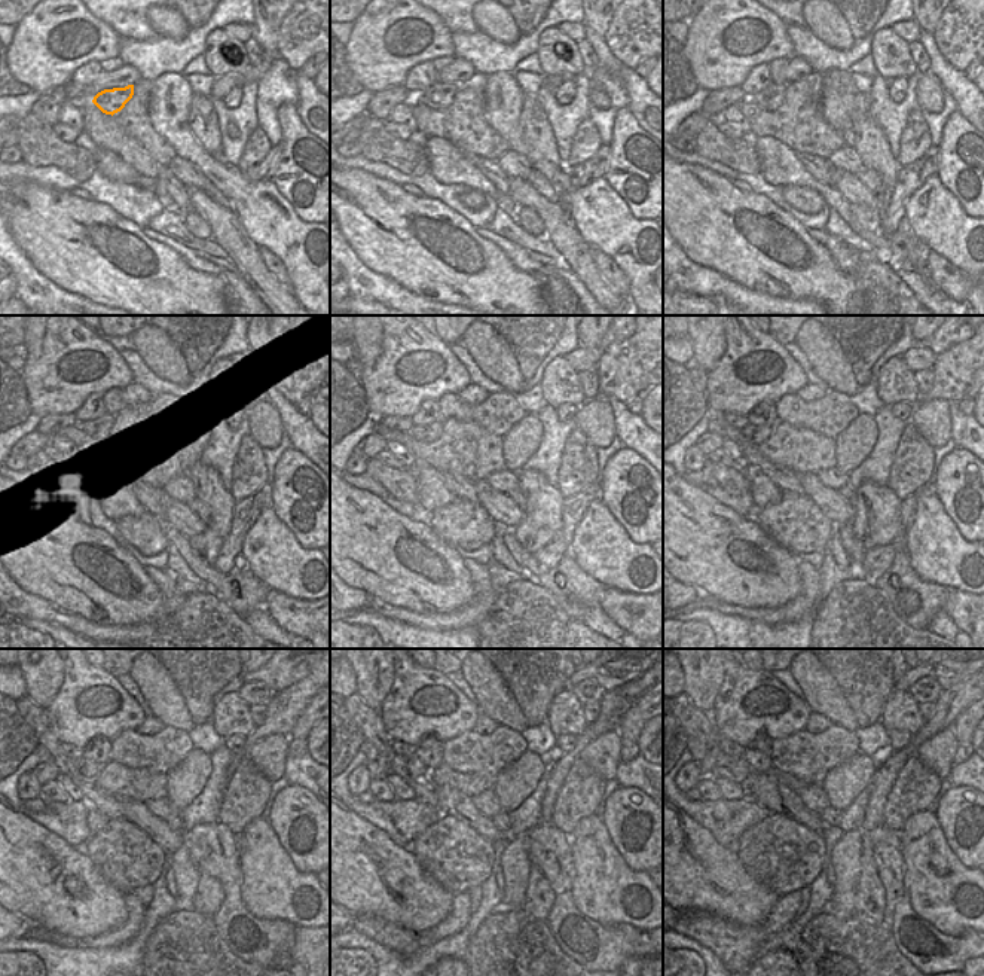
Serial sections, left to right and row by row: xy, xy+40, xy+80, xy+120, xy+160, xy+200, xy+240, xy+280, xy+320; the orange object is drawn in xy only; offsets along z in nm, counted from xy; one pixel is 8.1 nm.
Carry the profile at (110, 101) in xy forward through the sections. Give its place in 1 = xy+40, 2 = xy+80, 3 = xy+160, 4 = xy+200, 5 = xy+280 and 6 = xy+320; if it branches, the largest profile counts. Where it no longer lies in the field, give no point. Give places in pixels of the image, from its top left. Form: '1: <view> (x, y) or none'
1: xy+40 (439, 97)
2: xy+80 (769, 98)
3: xy+160 (431, 432)
4: xy+200 (754, 435)
5: xy+280 (409, 768)
6: xy+320 (736, 768)

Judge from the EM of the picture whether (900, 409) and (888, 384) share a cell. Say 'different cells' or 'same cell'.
different cells

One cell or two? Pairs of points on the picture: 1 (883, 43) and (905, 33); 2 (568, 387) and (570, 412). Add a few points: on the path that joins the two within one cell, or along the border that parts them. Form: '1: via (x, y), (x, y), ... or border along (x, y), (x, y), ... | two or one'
1: border along (891, 27), (908, 43) | two
2: border along (578, 405), (562, 403), (556, 409) | two

